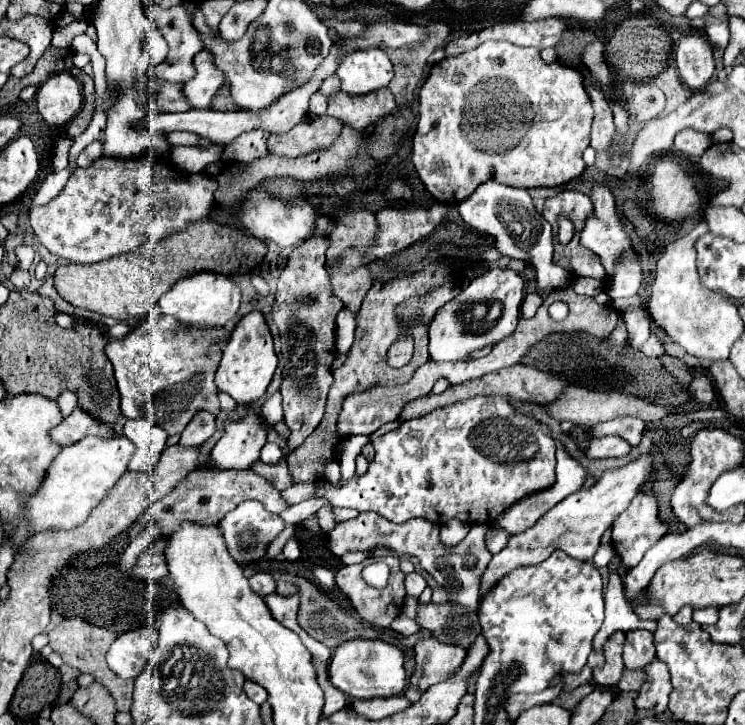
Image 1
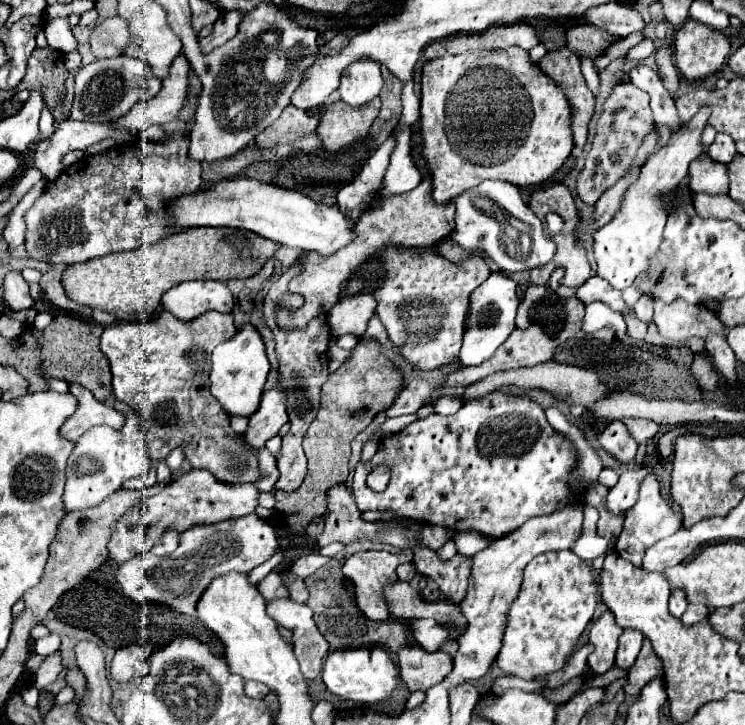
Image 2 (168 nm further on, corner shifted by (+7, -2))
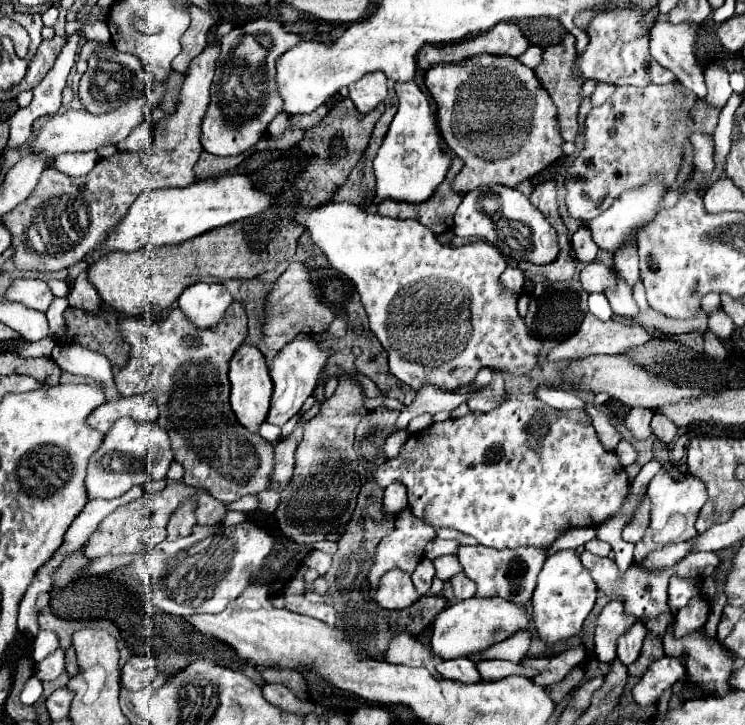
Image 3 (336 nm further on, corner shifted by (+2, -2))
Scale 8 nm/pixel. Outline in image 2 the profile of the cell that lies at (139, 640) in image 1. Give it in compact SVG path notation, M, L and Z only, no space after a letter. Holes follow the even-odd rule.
M130 644L130 646L118 648L112 658L110 676L116 682L130 682L130 680L142 678L150 670L148 658L152 652L154 652L152 644Z

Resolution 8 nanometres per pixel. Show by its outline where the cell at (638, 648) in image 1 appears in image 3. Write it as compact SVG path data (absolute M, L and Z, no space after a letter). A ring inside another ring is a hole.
M635 622L619 640L617 640L617 658L623 664L633 664L641 652L643 646L643 638L645 638L645 624L643 622Z

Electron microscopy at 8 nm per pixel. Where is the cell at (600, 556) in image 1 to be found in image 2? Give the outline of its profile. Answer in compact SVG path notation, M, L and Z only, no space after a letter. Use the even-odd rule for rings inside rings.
M586 506L586 510L584 510L584 530L582 530L580 540L572 548L572 552L578 554L586 562L590 562L598 556L606 556L606 550L608 550L608 540L600 538L596 534L596 522L598 522L598 510Z

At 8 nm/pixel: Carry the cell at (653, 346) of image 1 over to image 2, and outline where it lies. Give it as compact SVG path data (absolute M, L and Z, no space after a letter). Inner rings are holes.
M630 312L628 316L624 316L624 320L626 320L626 324L628 324L628 336L630 336L632 340L644 340L644 338L646 338L646 324L640 322L640 320L634 316L634 312Z

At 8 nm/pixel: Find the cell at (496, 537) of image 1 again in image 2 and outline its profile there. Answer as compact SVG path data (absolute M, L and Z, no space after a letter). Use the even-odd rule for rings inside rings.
M458 532L458 534L454 534L454 542L460 552L474 556L474 554L482 552L484 548L488 548L492 540L484 540L478 532Z

